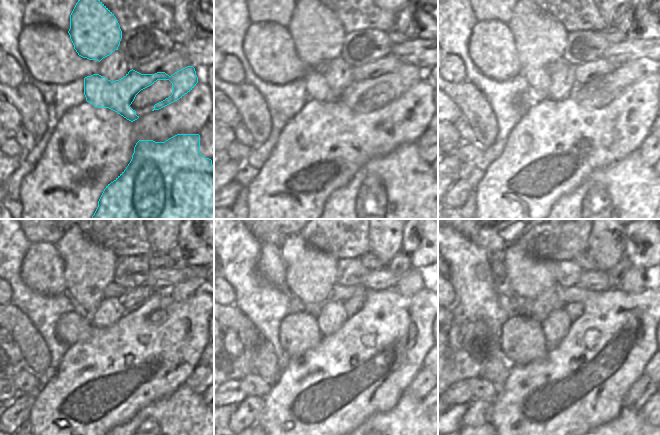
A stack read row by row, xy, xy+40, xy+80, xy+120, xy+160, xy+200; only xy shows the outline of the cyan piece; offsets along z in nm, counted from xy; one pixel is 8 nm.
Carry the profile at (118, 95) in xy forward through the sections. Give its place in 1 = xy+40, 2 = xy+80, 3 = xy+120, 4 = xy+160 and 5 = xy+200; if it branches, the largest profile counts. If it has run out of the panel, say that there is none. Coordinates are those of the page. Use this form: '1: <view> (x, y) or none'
1: xy+40 (408, 75)
2: xy+80 (540, 39)
3: xy+120 (89, 268)
4: xy+160 (310, 273)
5: xy+200 (528, 276)

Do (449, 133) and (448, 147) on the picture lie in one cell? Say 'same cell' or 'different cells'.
same cell

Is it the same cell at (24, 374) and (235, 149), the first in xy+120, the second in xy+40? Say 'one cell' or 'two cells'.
one cell

